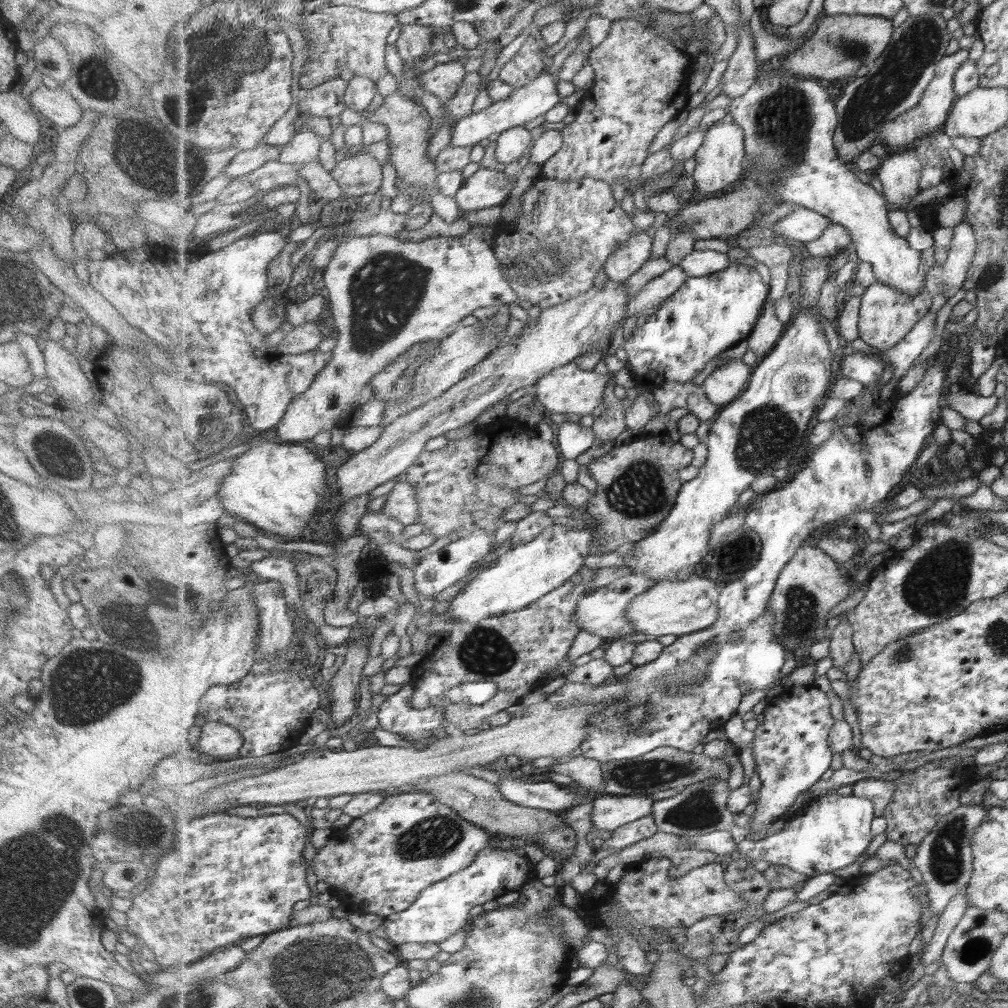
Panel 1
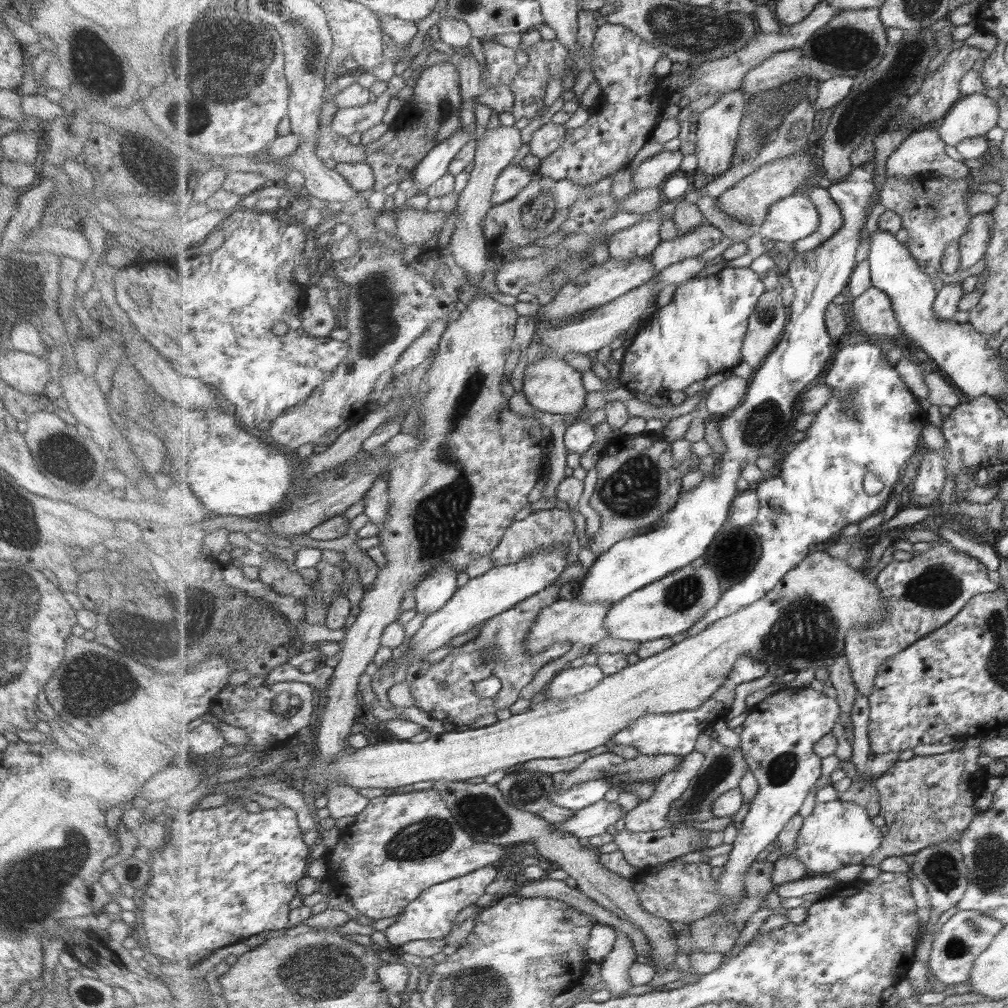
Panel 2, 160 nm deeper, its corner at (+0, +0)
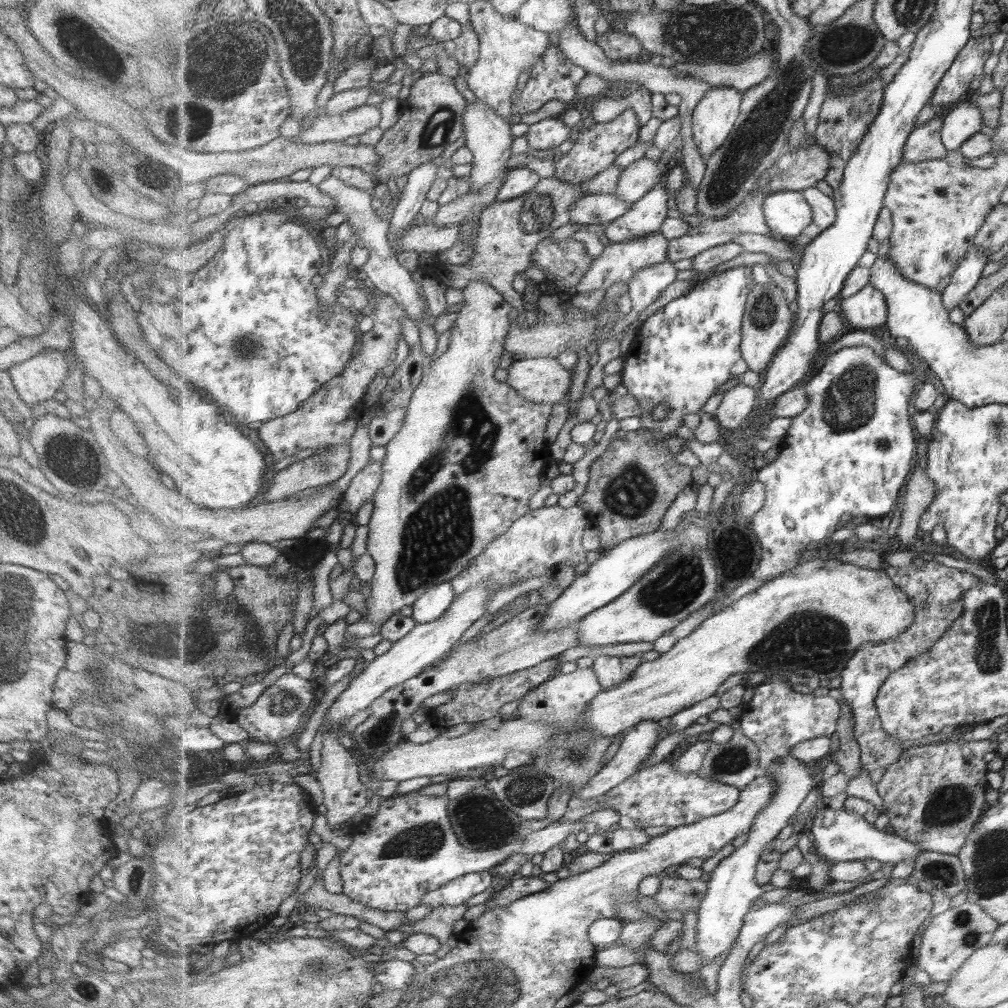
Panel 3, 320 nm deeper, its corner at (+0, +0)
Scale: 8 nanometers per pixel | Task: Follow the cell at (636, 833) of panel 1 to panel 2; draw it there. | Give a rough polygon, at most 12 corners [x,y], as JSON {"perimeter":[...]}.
{"perimeter":[[697,750],[662,776],[655,794],[625,814],[625,828],[669,827],[672,803],[689,788],[705,759]]}

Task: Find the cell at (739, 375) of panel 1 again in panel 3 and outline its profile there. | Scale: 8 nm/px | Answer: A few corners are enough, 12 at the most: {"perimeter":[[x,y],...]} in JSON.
{"perimeter":[[739,383],[723,394],[716,419],[739,430],[751,418],[759,391]]}

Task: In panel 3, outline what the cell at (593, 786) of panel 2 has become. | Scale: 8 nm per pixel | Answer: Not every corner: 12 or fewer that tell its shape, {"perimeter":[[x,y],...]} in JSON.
{"perimeter":[[659,722],[623,736],[615,756],[580,792],[586,801],[640,770],[659,742]]}

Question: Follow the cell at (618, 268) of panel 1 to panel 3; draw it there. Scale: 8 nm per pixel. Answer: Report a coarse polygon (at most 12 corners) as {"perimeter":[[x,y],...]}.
{"perimeter":[[663,182],[607,224],[610,242],[659,233],[671,212]]}

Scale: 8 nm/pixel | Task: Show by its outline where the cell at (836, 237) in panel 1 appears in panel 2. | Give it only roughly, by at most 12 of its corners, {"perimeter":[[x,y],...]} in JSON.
{"perimeter":[[817,185],[808,197],[818,208],[813,234],[795,243],[797,254],[821,248],[845,224],[828,188]]}

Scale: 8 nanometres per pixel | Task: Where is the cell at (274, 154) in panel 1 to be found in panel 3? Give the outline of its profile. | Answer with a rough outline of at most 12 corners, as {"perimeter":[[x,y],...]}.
{"perimeter":[[381,108],[319,114],[291,140],[343,143],[380,127]]}

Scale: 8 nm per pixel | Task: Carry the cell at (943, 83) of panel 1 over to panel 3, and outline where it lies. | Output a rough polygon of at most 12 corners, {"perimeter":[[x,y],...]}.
{"perimeter":[[991,35],[971,37],[930,104],[945,106],[982,76]]}

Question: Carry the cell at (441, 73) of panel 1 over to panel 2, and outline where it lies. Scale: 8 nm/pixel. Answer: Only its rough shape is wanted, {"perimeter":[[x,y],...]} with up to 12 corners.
{"perimeter":[[453,62],[423,70],[414,104],[366,146],[374,191],[412,177],[463,127]]}

